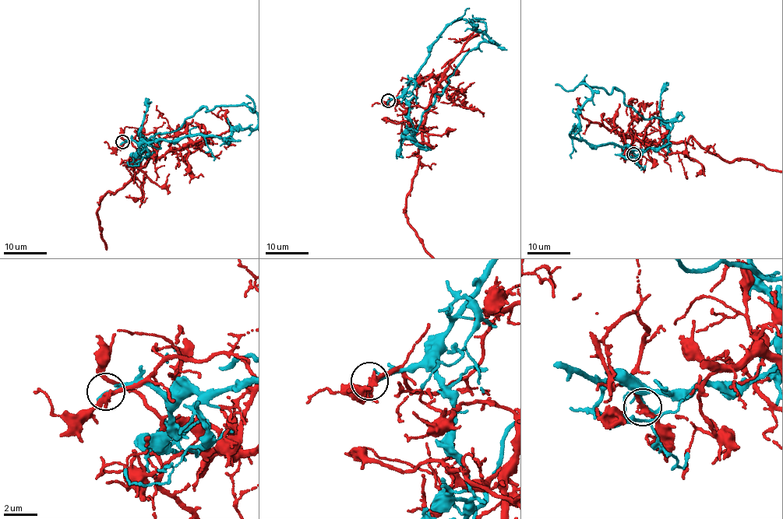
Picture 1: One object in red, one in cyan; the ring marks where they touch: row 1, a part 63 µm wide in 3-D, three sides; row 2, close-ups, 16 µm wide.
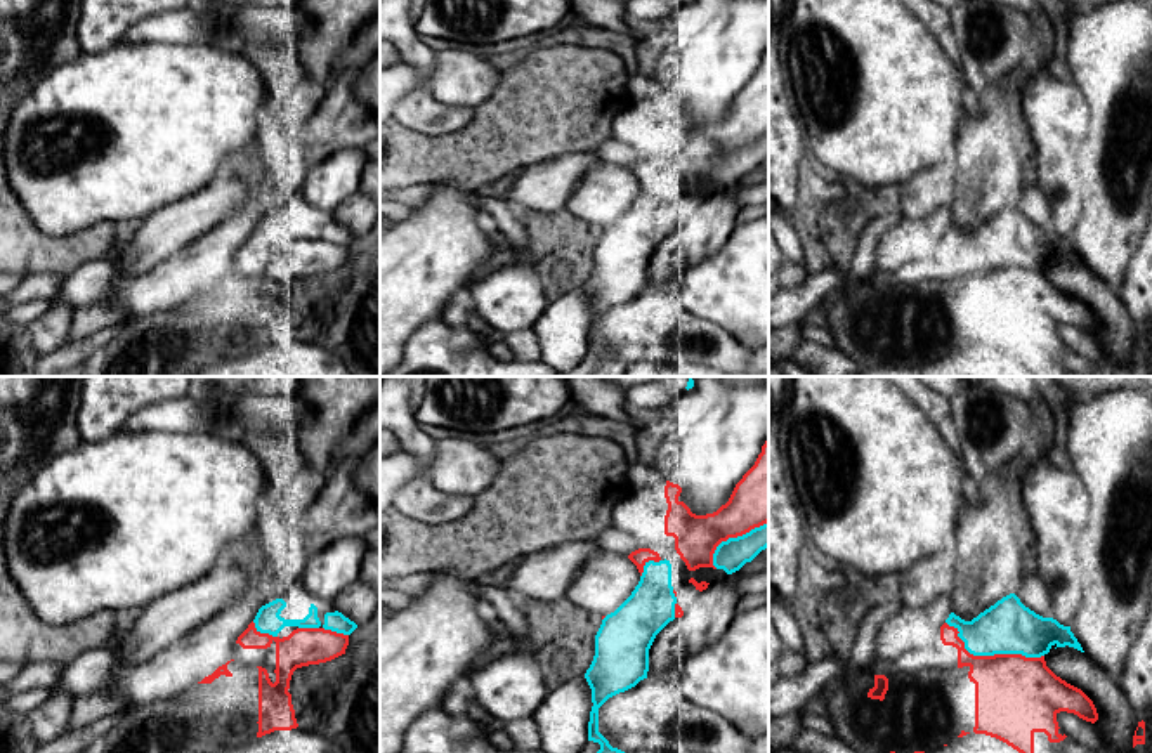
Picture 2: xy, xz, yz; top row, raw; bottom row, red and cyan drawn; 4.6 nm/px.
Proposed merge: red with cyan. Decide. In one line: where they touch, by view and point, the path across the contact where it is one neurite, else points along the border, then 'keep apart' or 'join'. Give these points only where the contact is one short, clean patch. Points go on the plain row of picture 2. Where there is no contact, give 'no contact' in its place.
contact yz (991, 268); keep apart

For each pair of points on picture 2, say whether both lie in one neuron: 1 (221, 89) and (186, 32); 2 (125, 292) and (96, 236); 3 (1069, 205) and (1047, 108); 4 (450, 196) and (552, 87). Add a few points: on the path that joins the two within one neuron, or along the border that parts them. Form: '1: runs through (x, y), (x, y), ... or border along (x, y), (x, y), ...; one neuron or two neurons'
1: border along (196, 39), (189, 42), (150, 40); two neurons
2: border along (103, 257), (82, 262), (65, 275); two neurons
3: runs through (1060, 181), (1057, 177), (1057, 132); one neuron
4: border along (429, 184), (453, 183), (474, 191); two neurons

